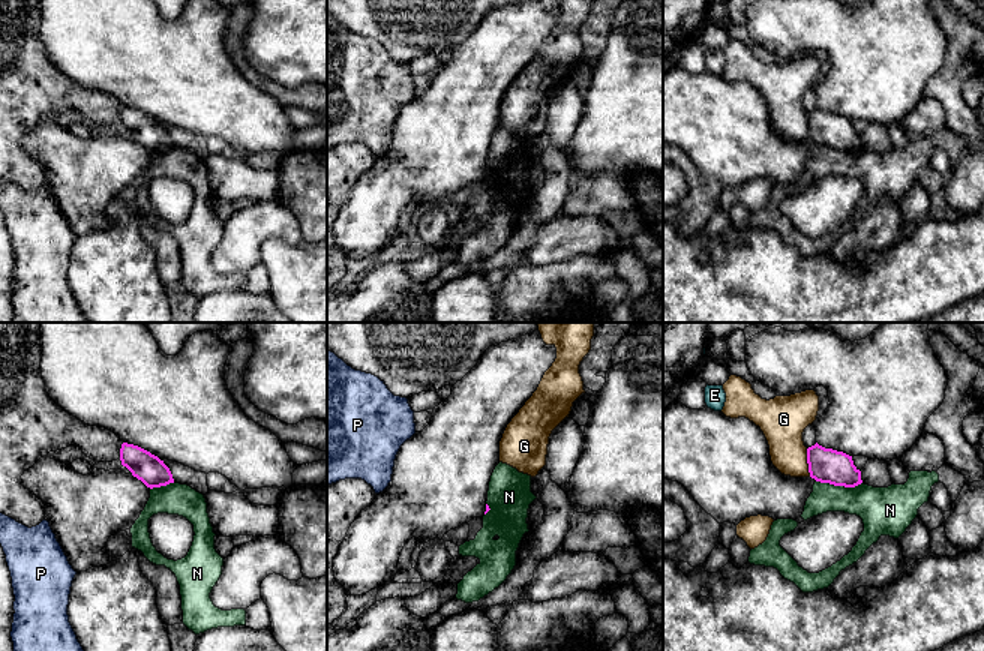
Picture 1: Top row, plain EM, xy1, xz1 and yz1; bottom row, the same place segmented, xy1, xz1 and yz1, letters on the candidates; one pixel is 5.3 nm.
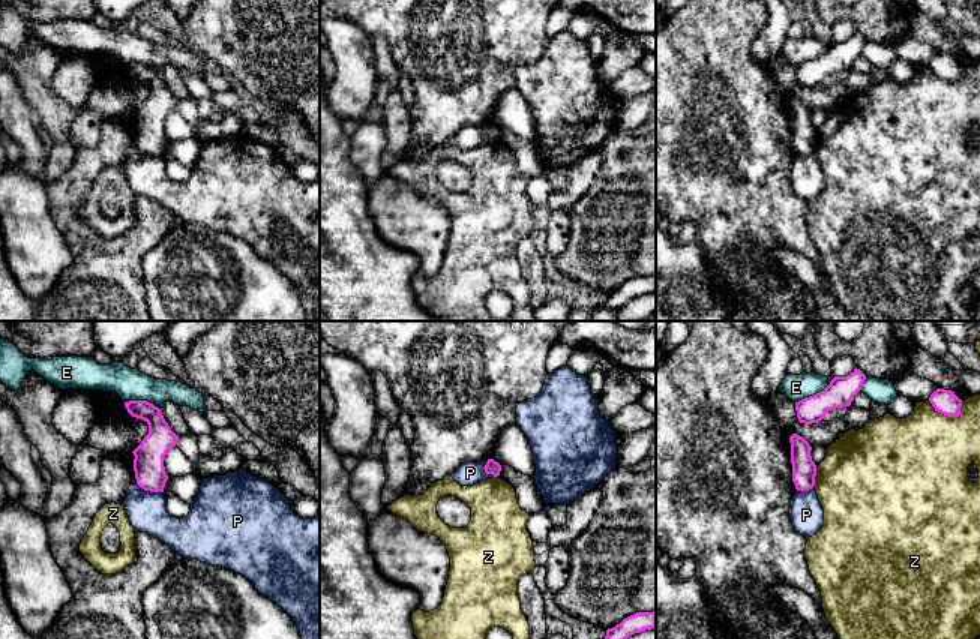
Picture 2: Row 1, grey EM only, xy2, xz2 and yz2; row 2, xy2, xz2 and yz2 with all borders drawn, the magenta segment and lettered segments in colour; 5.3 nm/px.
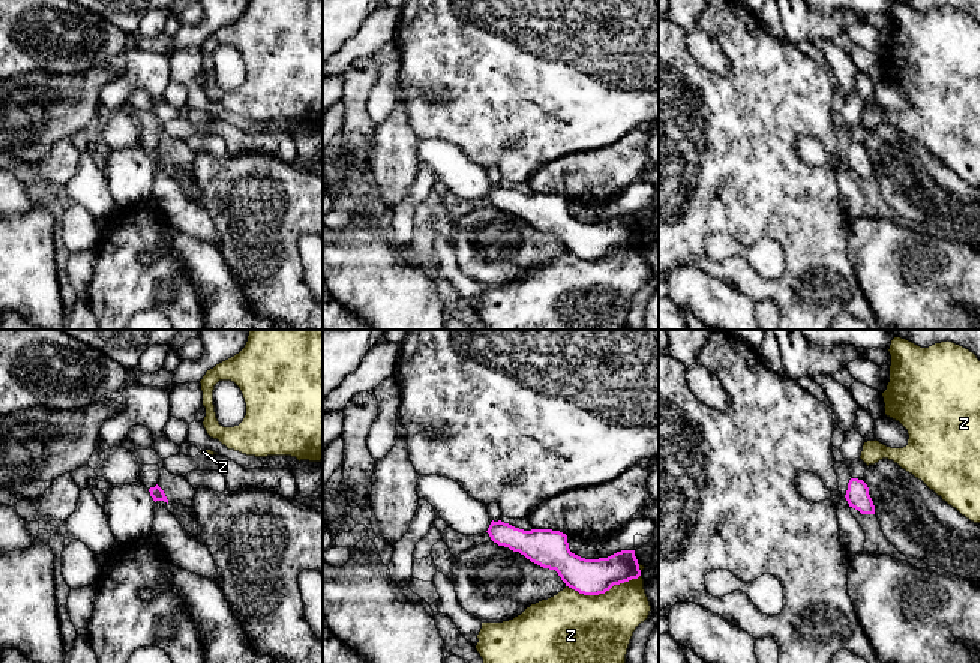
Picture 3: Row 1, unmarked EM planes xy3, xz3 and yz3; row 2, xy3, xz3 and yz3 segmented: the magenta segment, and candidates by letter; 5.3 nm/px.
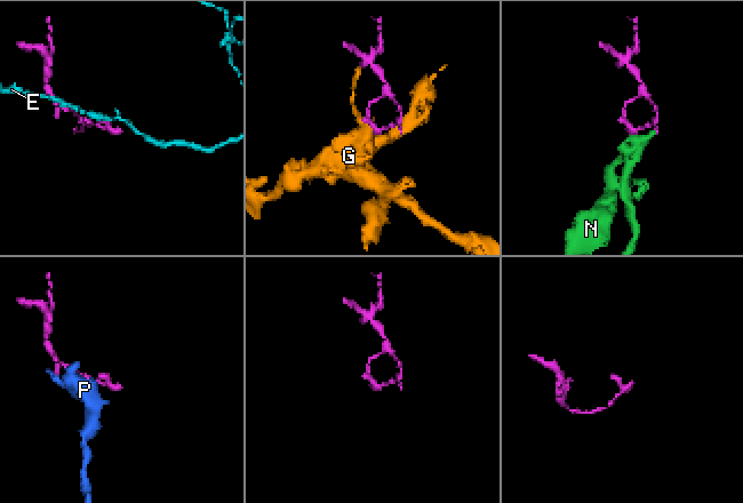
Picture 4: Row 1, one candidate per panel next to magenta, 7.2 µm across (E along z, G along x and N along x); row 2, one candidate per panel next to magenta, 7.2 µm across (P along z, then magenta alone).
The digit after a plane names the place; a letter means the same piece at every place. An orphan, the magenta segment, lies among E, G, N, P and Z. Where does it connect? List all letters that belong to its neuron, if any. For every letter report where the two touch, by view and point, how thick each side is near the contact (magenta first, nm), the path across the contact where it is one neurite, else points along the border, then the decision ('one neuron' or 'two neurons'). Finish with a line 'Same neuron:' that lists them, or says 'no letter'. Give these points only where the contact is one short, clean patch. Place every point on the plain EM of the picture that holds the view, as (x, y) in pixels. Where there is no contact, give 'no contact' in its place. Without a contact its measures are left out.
E: contact yz2 (817, 57); calibres 150 and 140 nm; two neurons
G: contact yz1 (807, 126); calibres 190 and 220 nm; two neurons
N: contact yz1 (839, 149); calibres 190 and 220 nm; border yz1 (816, 144), (845, 150), (861, 147); two neurons
P: contact xy2 (150, 155); calibres 160 and 200 nm; border xy2 (137, 147), (144, 153), (162, 156); two neurons
Z: contact xz3 (602, 257); calibres 190 and 440 nm; two neurons
Same neuron: no letter

